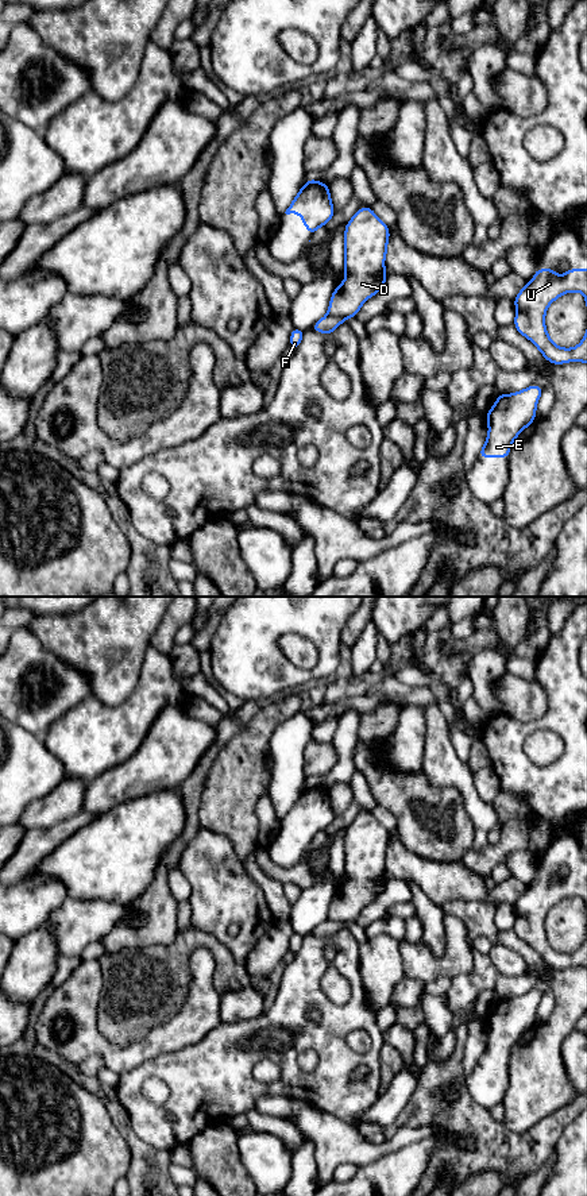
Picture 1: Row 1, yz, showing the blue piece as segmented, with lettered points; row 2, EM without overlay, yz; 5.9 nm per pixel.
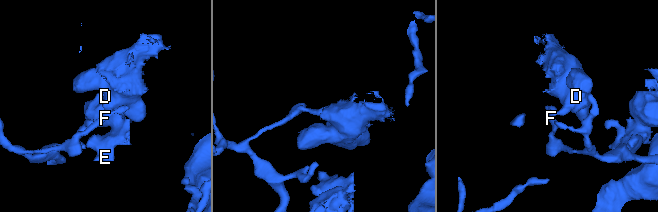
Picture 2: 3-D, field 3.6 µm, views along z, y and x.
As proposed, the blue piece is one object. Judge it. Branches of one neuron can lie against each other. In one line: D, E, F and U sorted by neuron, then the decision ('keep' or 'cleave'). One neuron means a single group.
groups D E U / F; cleave

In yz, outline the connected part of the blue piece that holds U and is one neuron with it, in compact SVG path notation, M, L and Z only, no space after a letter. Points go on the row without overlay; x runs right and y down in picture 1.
M537 873L532 886L525 888L513 904L515 910L513 930L552 969L587 968L587 937L576 952L563 953L551 945L545 931L548 911L564 898L572 896L580 896L587 911L587 873L568 873L560 881L553 873Z

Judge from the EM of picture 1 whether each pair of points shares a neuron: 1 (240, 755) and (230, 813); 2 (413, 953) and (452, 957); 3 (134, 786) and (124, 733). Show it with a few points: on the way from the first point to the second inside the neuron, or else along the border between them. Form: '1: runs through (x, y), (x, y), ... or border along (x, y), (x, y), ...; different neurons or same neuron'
1: runs through (240, 770), (230, 798); same neuron
2: runs through (423, 963), (443, 963); same neuron
3: border along (147, 732), (138, 749), (128, 759), (101, 774); different neurons

